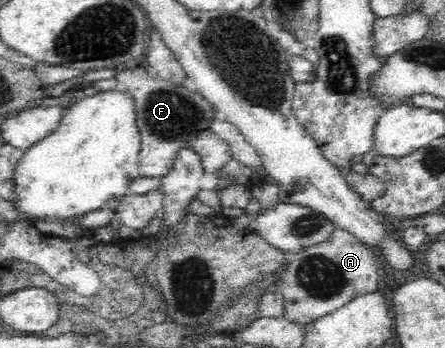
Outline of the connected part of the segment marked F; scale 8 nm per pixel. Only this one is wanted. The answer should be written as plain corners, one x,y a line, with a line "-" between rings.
146,65
120,68
114,78
119,87
134,98
140,136
138,171
143,177
162,178
167,175
175,163
179,148
190,144
198,131
209,128
215,117
223,119
203,95
157,77

